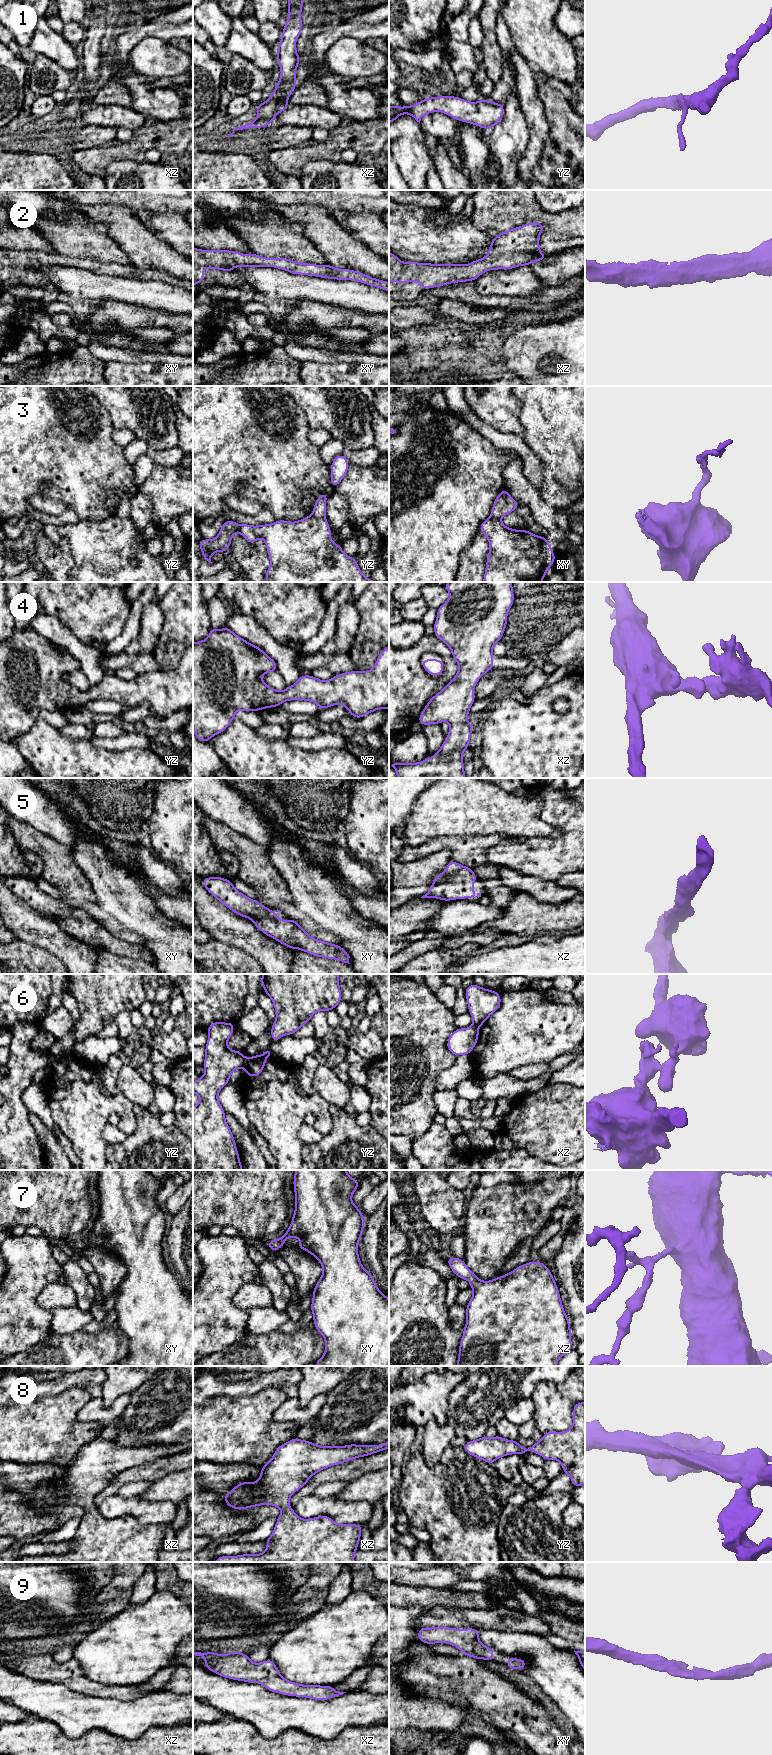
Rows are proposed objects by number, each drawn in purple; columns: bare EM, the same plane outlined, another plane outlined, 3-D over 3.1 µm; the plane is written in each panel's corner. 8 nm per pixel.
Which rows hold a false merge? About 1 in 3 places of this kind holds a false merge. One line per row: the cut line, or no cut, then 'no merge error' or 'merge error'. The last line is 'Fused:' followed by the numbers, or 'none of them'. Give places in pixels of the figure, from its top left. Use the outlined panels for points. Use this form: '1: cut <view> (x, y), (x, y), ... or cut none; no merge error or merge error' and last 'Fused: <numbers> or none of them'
1: cut none; no merge error
2: cut none; no merge error
3: cut yz (312, 514), (324, 518); merge error
4: cut none; no merge error
5: cut none; no merge error
6: cut yz (247, 1058), (243, 1067); merge error
7: cut none; no merge error
8: cut none; no merge error
9: cut none; no merge error
Fused: 3, 6

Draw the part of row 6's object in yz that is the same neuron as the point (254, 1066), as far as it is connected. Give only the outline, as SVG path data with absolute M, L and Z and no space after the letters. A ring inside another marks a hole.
M266 1051L260 1055L247 1057L246 1064L244 1067L246 1076L249 1076L249 1077L260 1076L269 1056L270 1056L270 1051Z

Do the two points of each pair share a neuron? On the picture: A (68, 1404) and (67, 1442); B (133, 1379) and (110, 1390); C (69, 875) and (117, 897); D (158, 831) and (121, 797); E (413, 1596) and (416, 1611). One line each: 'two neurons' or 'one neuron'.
A: one neuron
B: one neuron
C: two neurons
D: two neurons
E: two neurons

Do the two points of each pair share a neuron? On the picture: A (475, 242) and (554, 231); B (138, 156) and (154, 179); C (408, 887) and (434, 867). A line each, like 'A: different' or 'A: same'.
A: different
B: different
C: same

